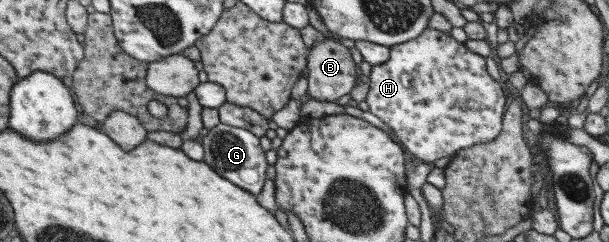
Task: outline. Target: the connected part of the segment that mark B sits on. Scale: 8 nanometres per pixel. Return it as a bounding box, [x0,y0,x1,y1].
[306,38,358,102]

